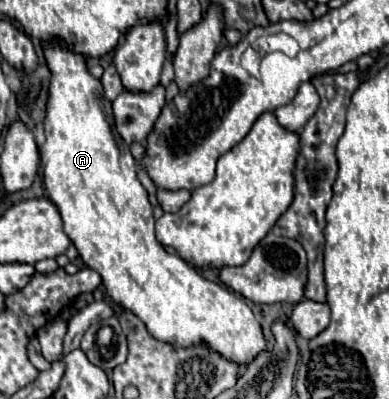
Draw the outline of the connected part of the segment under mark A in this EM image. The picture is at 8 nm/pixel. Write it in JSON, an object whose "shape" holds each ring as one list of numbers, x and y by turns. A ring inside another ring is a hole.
{"shape":[[45,42,43,48,47,66,53,74,47,98,47,116,43,124,47,138,41,150,43,182,51,202,57,206,63,218,65,234,75,244,79,256,91,270,99,272,105,294,111,298,111,302,133,312,147,326,155,340,177,348,205,344,225,360,237,366,247,366,253,358,267,350,267,338,255,314,241,296,227,290,225,286,205,280,193,266,189,266,177,254,165,252,165,248,157,242,153,208,145,188,137,180,137,164,129,148,113,132,113,124,109,122,113,114,103,98,101,82,87,72,85,58,67,50,61,42]]}

